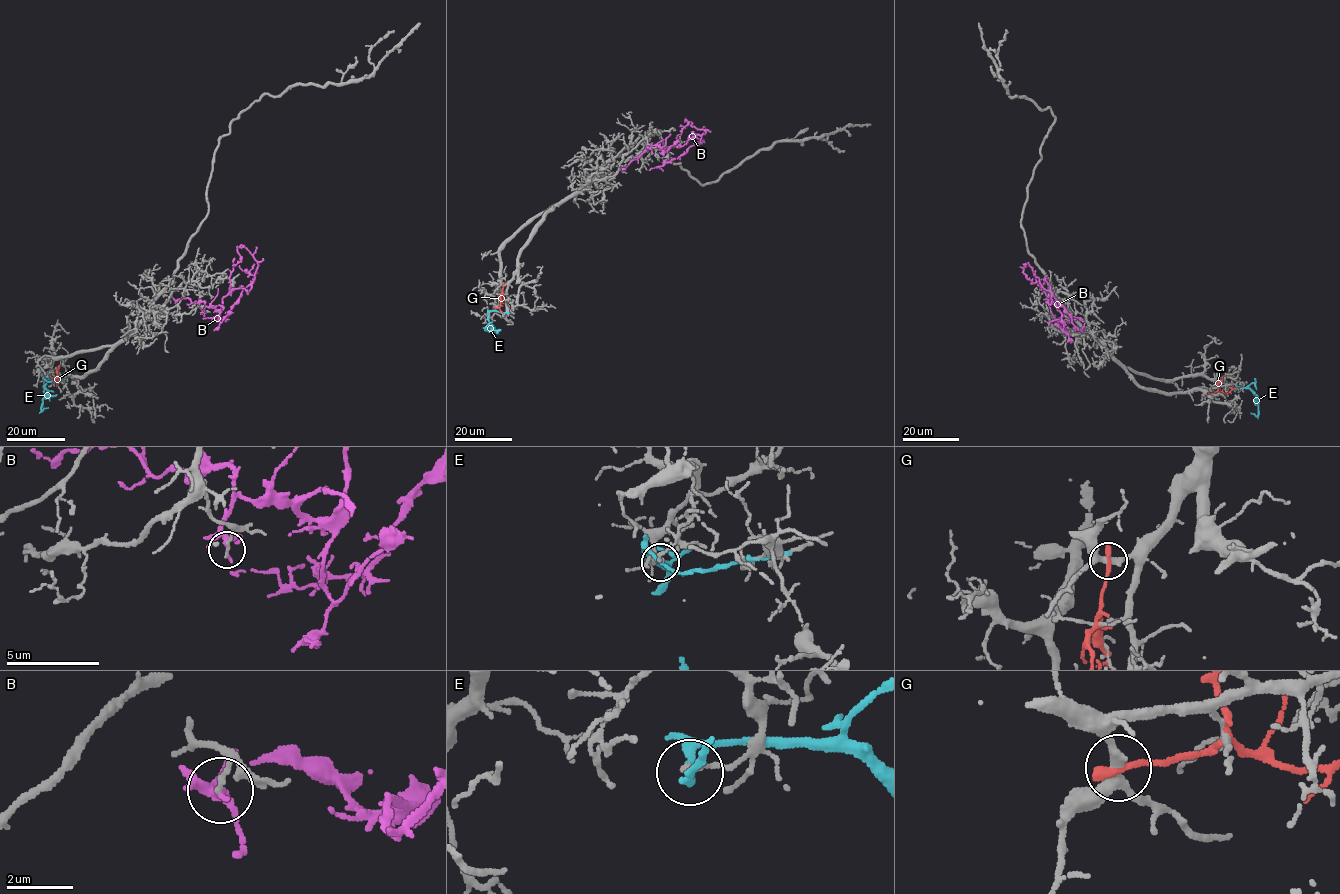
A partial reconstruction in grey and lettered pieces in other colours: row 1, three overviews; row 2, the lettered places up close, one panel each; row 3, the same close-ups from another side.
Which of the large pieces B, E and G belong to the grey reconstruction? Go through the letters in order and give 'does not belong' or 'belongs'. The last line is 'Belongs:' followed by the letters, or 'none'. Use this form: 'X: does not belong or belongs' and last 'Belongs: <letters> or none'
B: does not belong
E: does not belong
G: does not belong
Belongs: none

